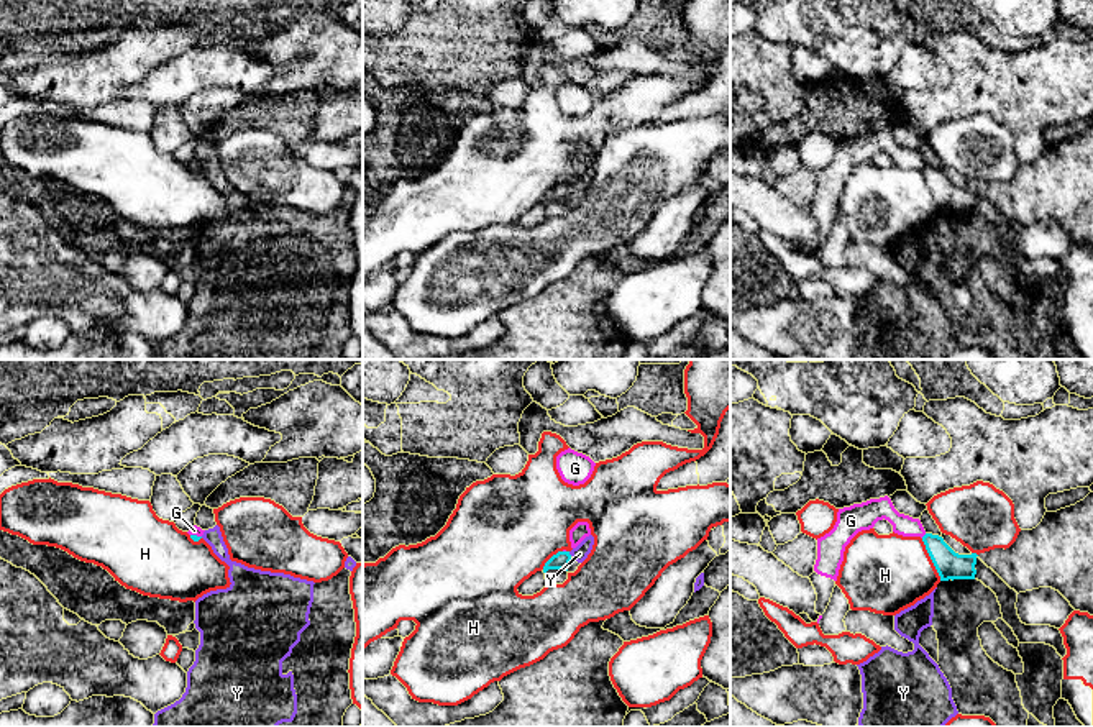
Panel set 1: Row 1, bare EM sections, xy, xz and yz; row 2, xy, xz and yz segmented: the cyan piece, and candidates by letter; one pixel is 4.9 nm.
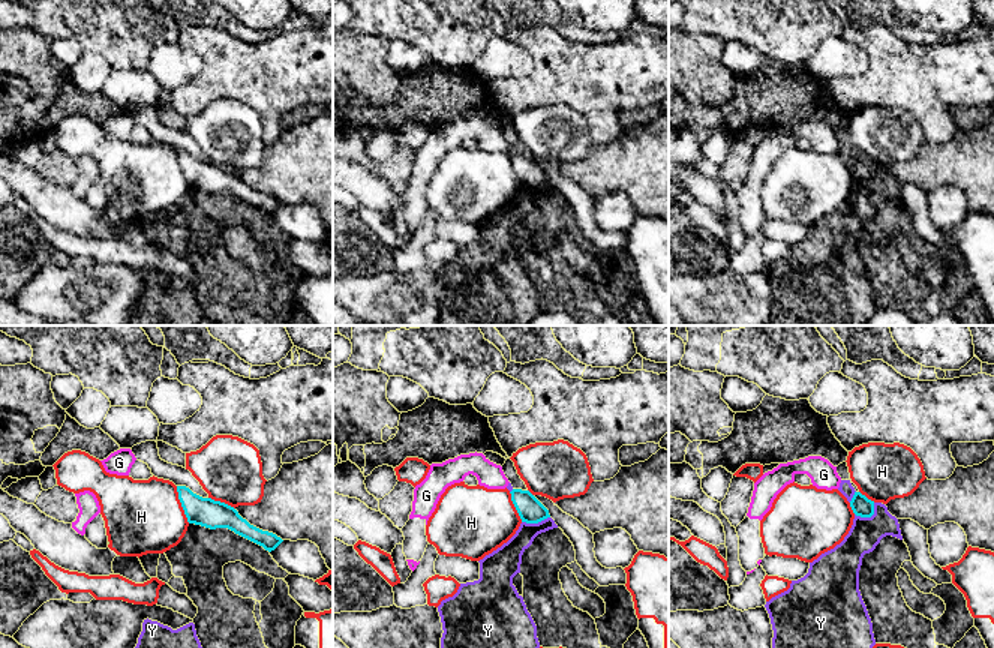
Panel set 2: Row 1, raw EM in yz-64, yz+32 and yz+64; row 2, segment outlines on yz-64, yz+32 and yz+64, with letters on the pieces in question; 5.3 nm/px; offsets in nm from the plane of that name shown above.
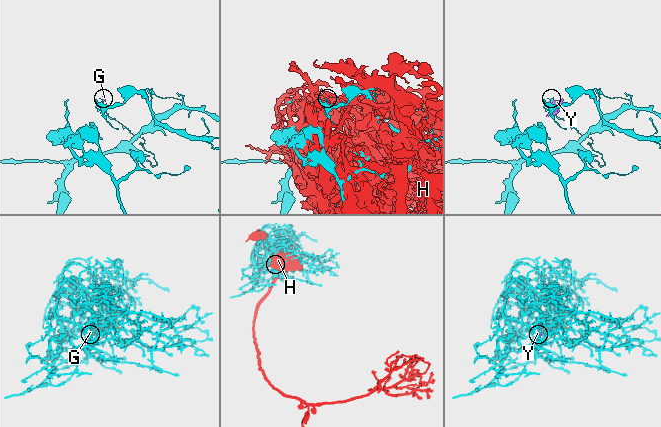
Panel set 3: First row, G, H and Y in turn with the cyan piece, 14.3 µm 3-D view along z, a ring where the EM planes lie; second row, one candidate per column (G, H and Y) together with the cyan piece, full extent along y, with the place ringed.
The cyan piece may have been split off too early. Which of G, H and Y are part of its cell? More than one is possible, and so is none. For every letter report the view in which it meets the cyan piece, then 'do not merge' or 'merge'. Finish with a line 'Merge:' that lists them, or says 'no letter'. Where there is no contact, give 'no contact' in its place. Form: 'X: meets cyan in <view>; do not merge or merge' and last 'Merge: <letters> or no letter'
G: meets cyan in yz; do not merge
H: meets cyan in yz; do not merge
Y: meets cyan in xz; do not merge
Merge: no letter

